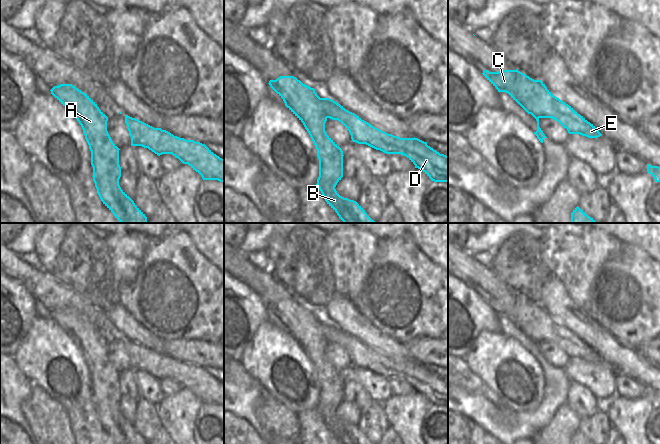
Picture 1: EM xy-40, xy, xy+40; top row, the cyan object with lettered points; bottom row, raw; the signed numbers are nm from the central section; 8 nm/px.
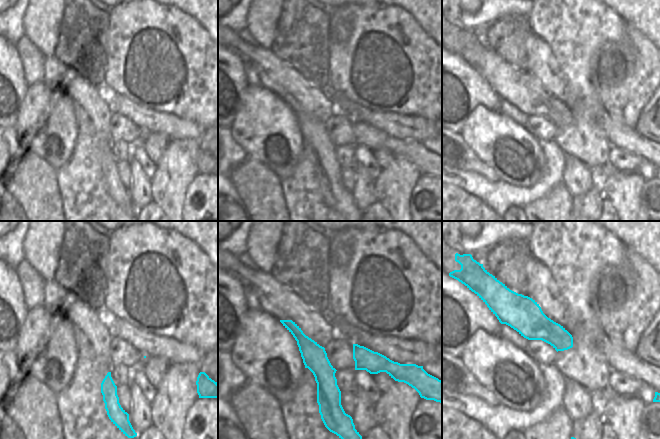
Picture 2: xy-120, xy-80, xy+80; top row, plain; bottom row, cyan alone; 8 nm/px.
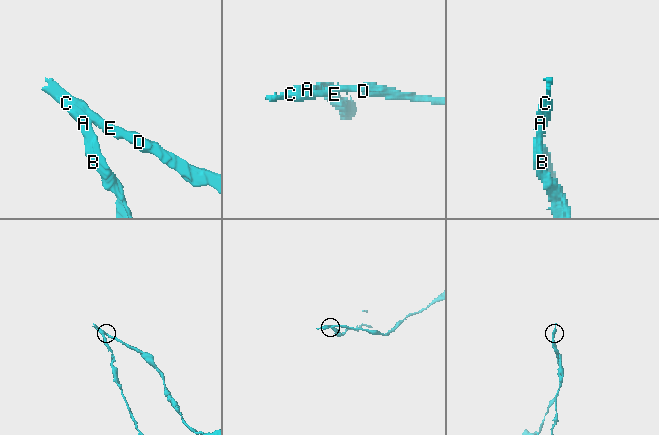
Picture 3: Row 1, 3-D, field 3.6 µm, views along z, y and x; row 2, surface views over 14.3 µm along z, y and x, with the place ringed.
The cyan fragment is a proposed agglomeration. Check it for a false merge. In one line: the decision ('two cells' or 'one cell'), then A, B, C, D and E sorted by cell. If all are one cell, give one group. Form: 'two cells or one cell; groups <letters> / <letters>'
two cells; groups A B / C D E

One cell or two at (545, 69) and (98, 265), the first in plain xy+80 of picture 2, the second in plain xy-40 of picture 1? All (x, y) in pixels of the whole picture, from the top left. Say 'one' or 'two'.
two

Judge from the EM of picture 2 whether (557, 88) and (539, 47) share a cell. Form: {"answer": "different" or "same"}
{"answer": "same"}

